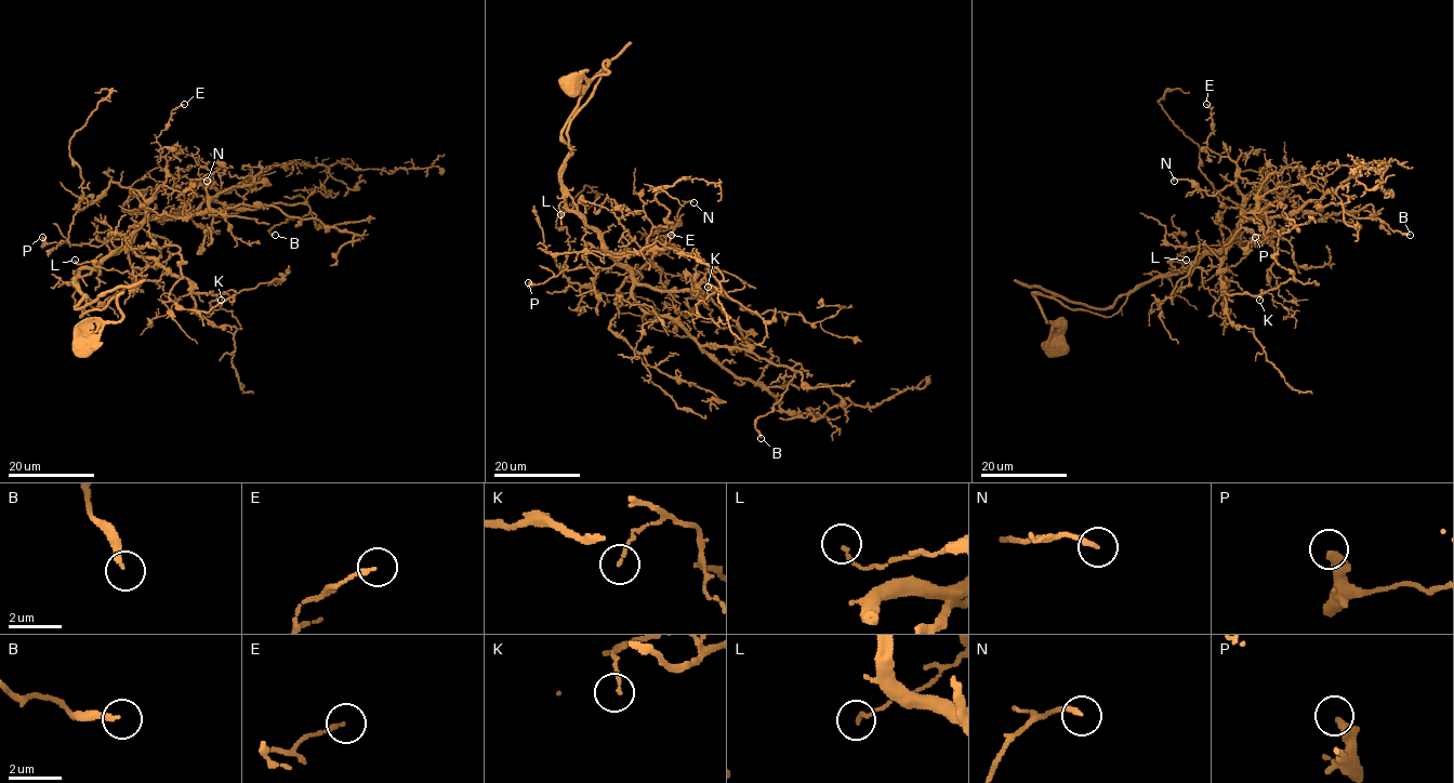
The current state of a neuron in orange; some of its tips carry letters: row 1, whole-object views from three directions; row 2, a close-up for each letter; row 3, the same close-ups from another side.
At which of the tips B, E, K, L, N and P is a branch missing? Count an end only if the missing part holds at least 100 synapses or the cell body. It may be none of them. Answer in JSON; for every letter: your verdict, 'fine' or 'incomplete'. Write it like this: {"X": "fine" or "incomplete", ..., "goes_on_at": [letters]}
{"B": "fine", "E": "fine", "K": "fine", "L": "fine", "N": "fine", "P": "fine", "goes_on_at": []}

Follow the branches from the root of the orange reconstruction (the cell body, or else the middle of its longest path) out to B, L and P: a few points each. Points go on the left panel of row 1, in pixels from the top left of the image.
B: (83, 344), (121, 317), (120, 293), (80, 316), (76, 279), (145, 220), (207, 201), (309, 208), (275, 235)
L: (83, 344), (121, 317), (120, 293), (80, 316), (76, 279), (121, 249), (155, 262), (129, 273), (75, 260)
P: (83, 344), (121, 317), (120, 293), (80, 316), (84, 297), (76, 279), (128, 238), (93, 246), (42, 237)

